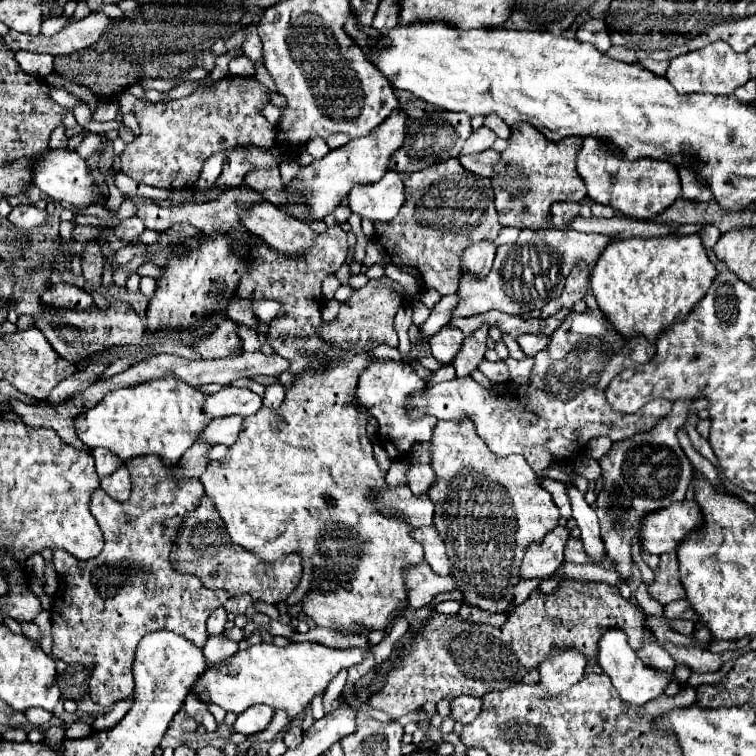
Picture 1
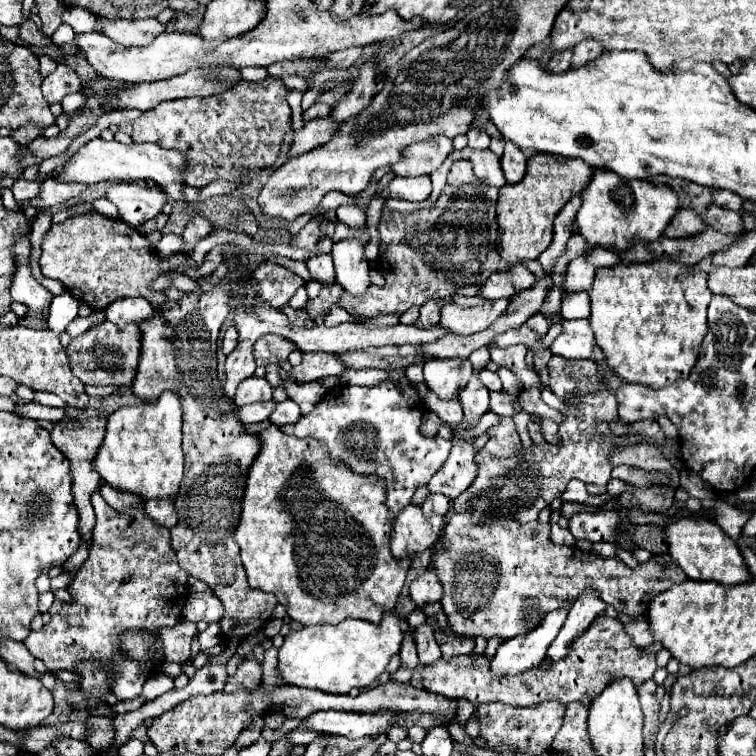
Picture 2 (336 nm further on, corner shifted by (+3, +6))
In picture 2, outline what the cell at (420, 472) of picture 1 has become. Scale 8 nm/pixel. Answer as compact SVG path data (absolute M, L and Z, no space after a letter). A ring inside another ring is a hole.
M429 494L425 498L425 502L421 504L421 510L423 510L425 516L431 516L431 514L445 516L447 510L451 508L451 504L453 504L453 500L449 496L445 496L445 494Z

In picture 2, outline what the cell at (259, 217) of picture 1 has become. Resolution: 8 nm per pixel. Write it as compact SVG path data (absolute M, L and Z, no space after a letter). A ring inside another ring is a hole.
M329 254L313 256L313 258L309 258L305 264L307 264L313 280L317 280L317 282L321 282L321 284L333 284L333 282L335 282L333 260L331 260Z

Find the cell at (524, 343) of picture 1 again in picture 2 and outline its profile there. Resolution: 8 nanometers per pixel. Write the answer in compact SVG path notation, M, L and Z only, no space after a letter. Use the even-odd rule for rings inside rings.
M561 320L561 334L551 344L551 352L555 356L581 360L591 358L595 338L591 336L591 324L589 320Z

